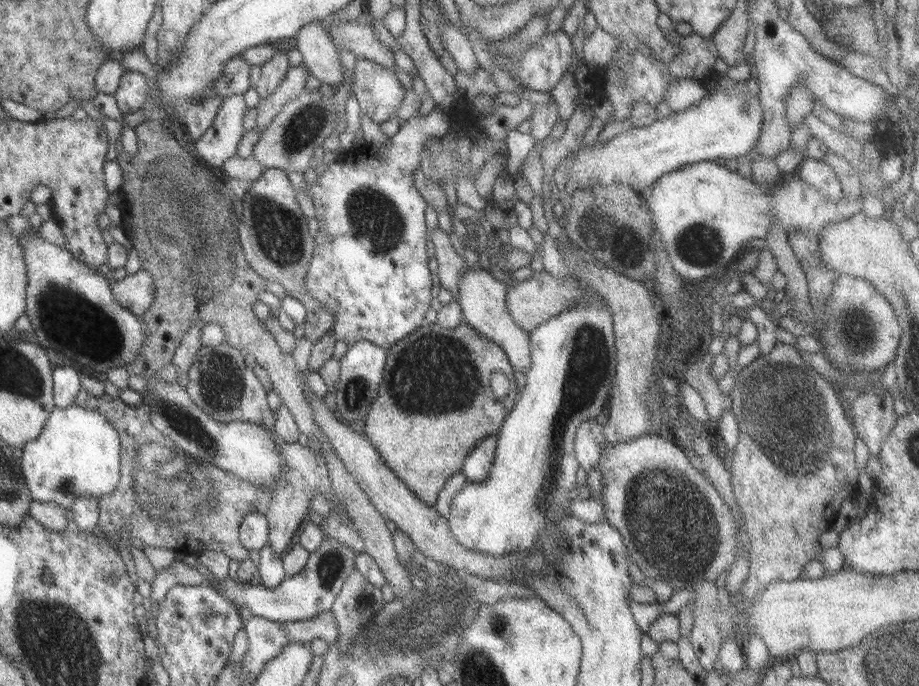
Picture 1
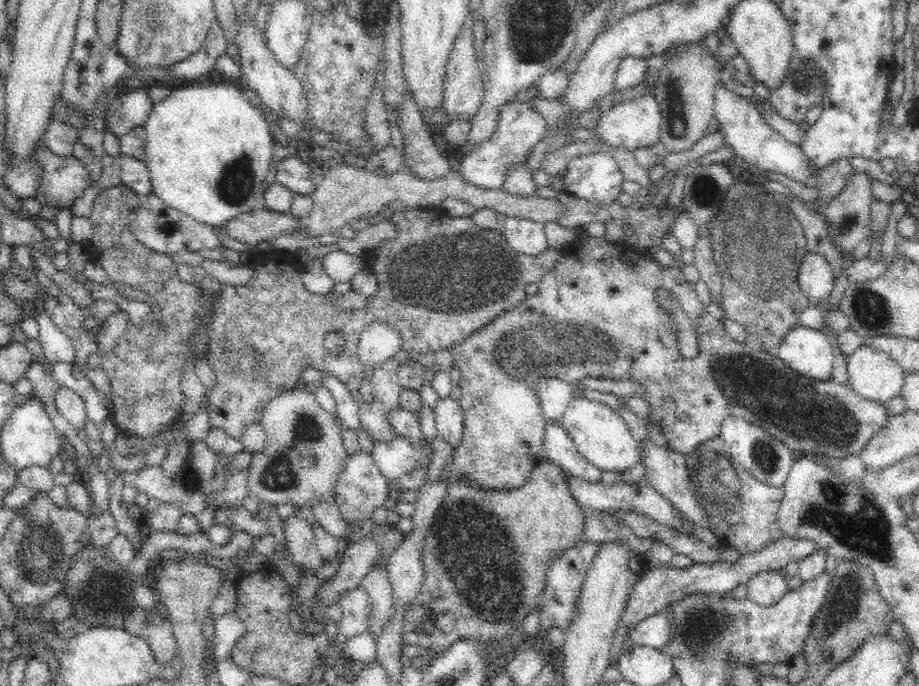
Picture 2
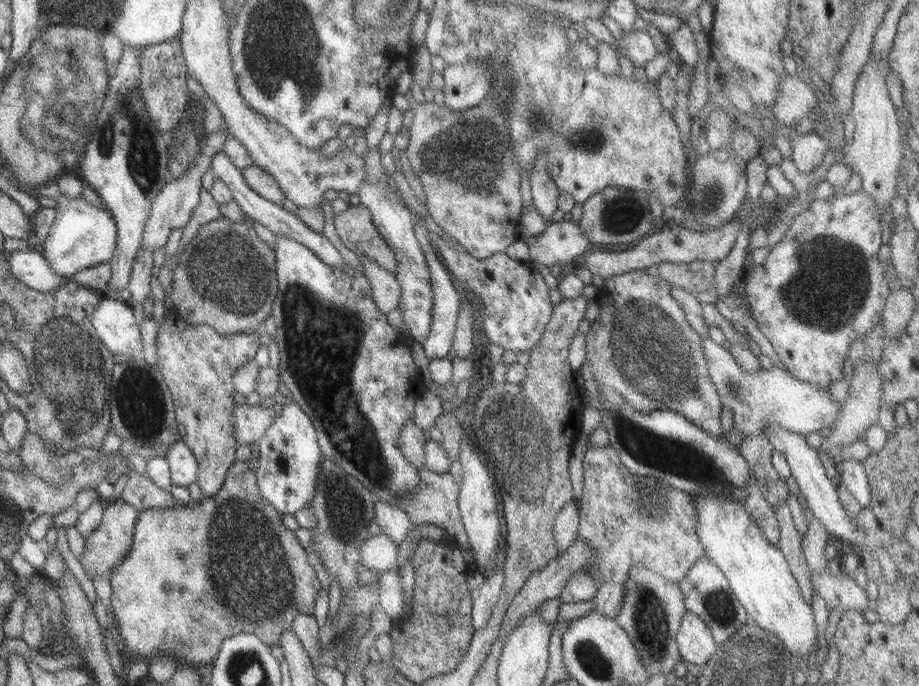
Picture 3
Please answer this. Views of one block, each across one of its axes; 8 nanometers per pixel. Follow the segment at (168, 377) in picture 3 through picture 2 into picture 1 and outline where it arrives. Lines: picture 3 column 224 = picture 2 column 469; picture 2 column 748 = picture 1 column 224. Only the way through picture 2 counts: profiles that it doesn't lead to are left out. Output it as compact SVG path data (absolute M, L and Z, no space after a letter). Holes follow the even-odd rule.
M222 343L214 348L201 347L186 374L187 386L185 386L185 391L189 399L211 419L224 422L246 422L263 427L269 432L273 431L274 414L269 411L266 404L266 393L254 376L252 369L245 365L244 358L239 351L235 351L235 349Z

